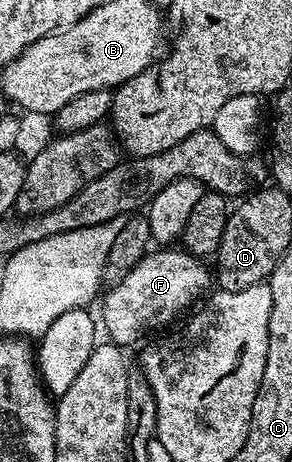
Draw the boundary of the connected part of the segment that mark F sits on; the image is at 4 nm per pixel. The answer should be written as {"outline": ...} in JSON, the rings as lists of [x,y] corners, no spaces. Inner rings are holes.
{"outline":[[[174,249],[151,250],[125,277],[109,288],[110,292],[102,303],[102,319],[100,315],[100,327],[110,334],[107,335],[109,342],[127,345],[136,342],[141,335],[149,336],[159,329],[169,328],[173,324],[170,322],[185,307],[193,308],[203,298],[202,290],[212,279],[211,272],[209,275],[202,264],[205,262],[184,249],[170,250]]]}

